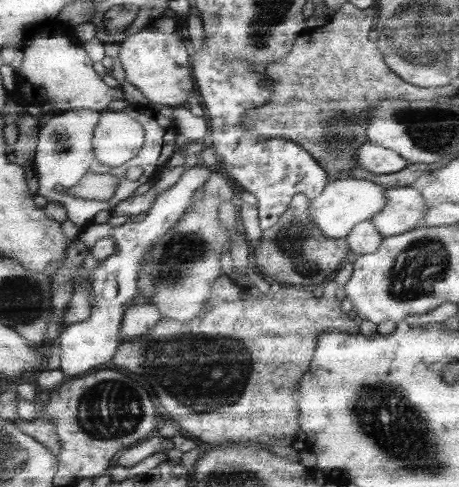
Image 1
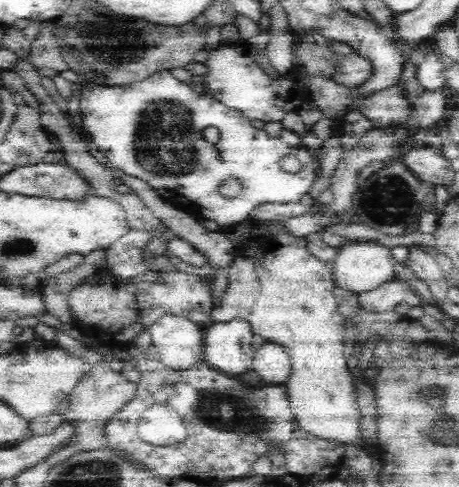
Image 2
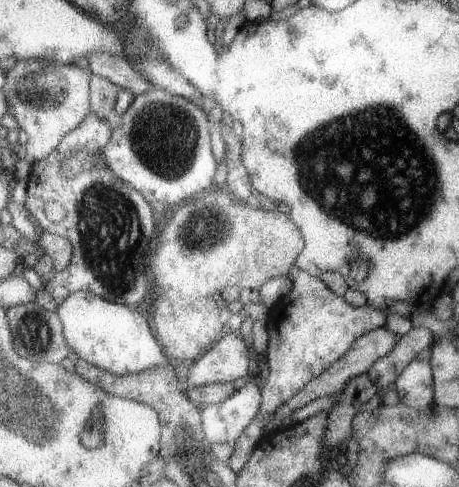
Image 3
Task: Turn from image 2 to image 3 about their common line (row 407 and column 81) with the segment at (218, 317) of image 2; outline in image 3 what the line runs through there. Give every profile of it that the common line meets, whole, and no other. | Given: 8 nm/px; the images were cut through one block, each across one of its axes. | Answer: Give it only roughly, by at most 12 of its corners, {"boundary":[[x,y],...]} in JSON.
{"boundary":[[79,290],[59,304],[65,340],[97,368],[171,360],[143,310]]}

